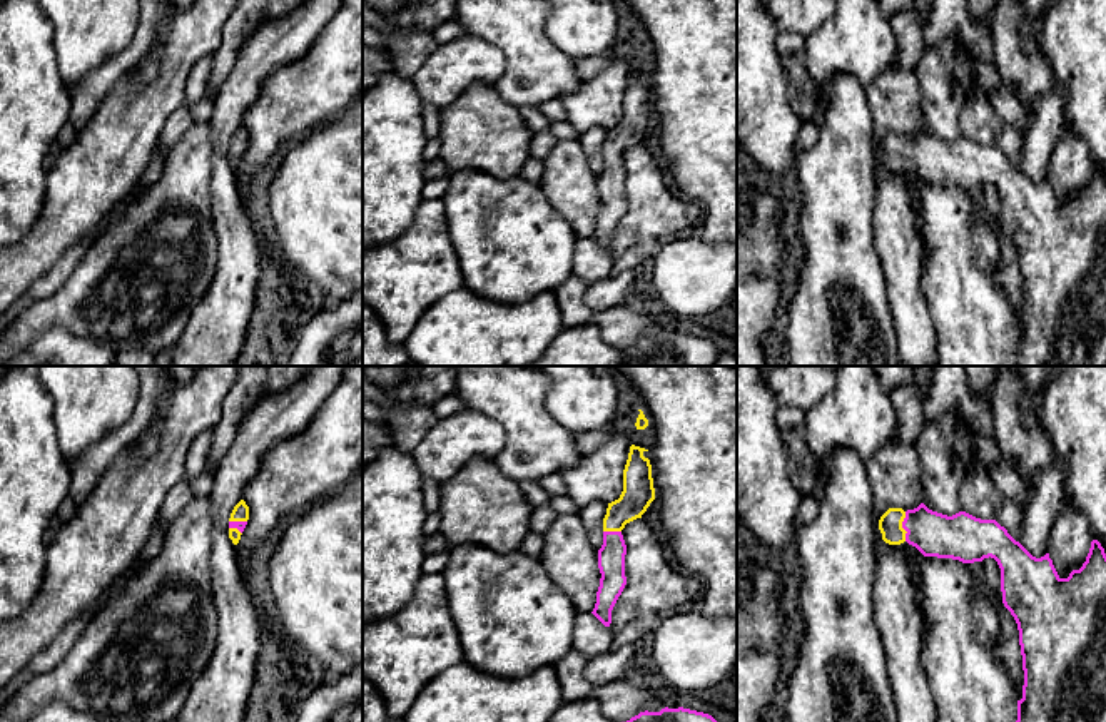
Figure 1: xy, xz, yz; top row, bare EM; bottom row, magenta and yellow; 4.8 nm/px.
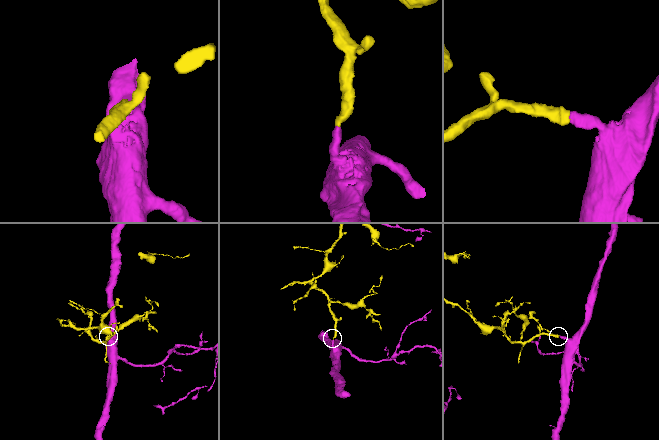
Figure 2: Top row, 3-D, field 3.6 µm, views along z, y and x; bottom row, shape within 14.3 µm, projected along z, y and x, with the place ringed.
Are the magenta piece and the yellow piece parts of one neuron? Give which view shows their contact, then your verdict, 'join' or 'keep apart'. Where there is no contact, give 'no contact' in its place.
yz | join

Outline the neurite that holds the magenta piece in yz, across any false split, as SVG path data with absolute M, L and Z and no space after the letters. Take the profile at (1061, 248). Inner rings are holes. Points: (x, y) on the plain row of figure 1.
M921 129L914 135L889 134L879 145L882 165L889 170L907 167L924 182L952 184L962 189L994 184L1001 194L1002 229L1019 256L1024 311L1017 326L1016 359L1011 366L1106 366L1106 179L1098 165L1091 167L1086 187L1061 204L1046 179L1032 182L996 145L981 145L966 137L952 142Z

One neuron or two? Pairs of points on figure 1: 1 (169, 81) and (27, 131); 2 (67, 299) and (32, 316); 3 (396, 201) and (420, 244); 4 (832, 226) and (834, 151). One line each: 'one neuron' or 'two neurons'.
1: two neurons
2: one neuron
3: two neurons
4: one neuron

